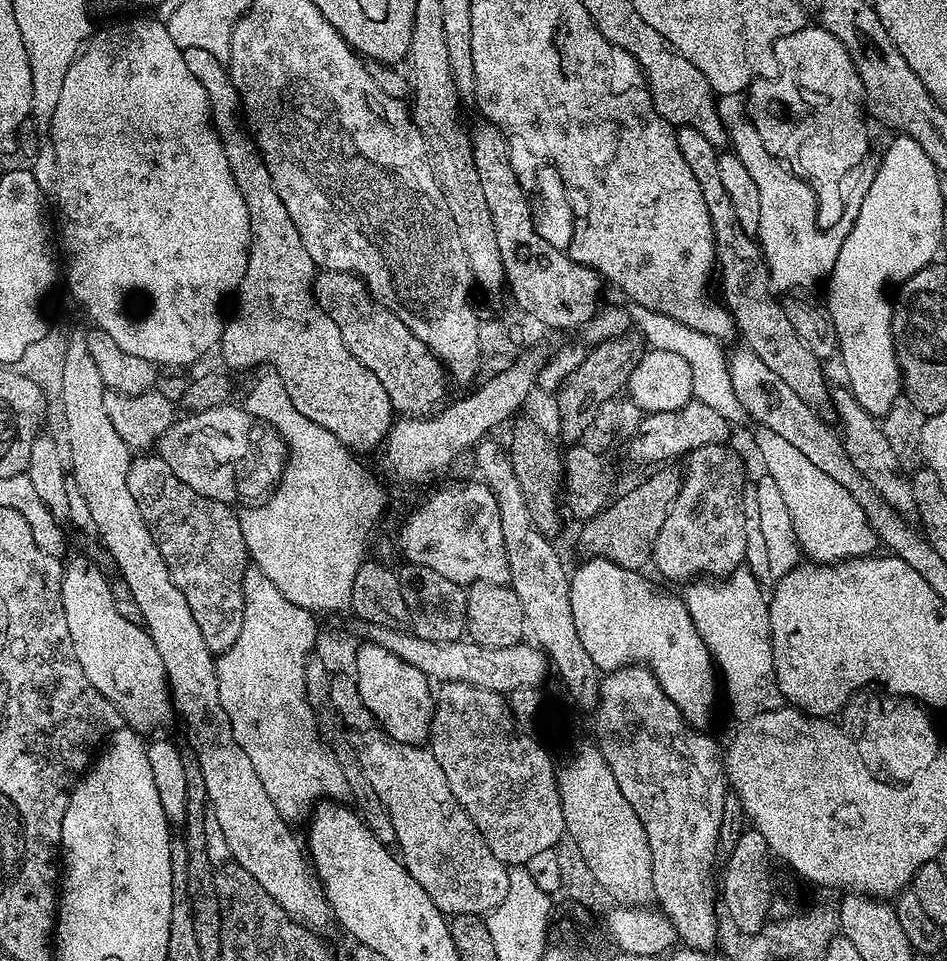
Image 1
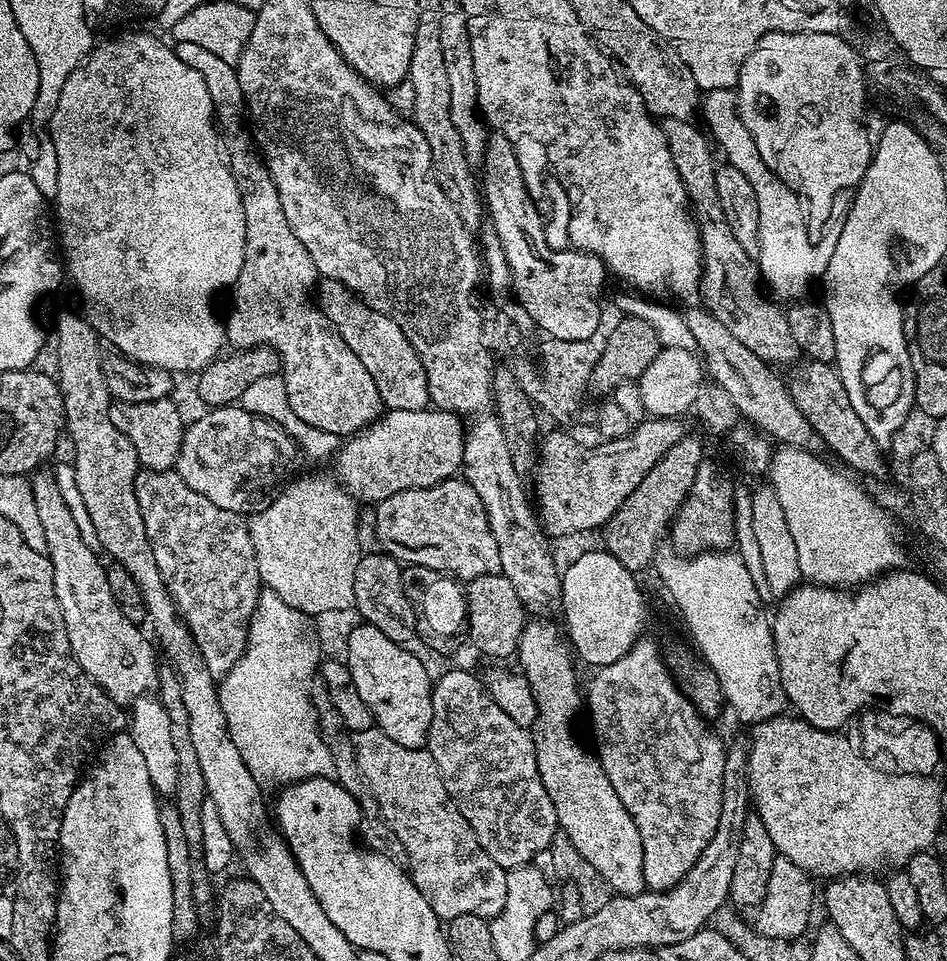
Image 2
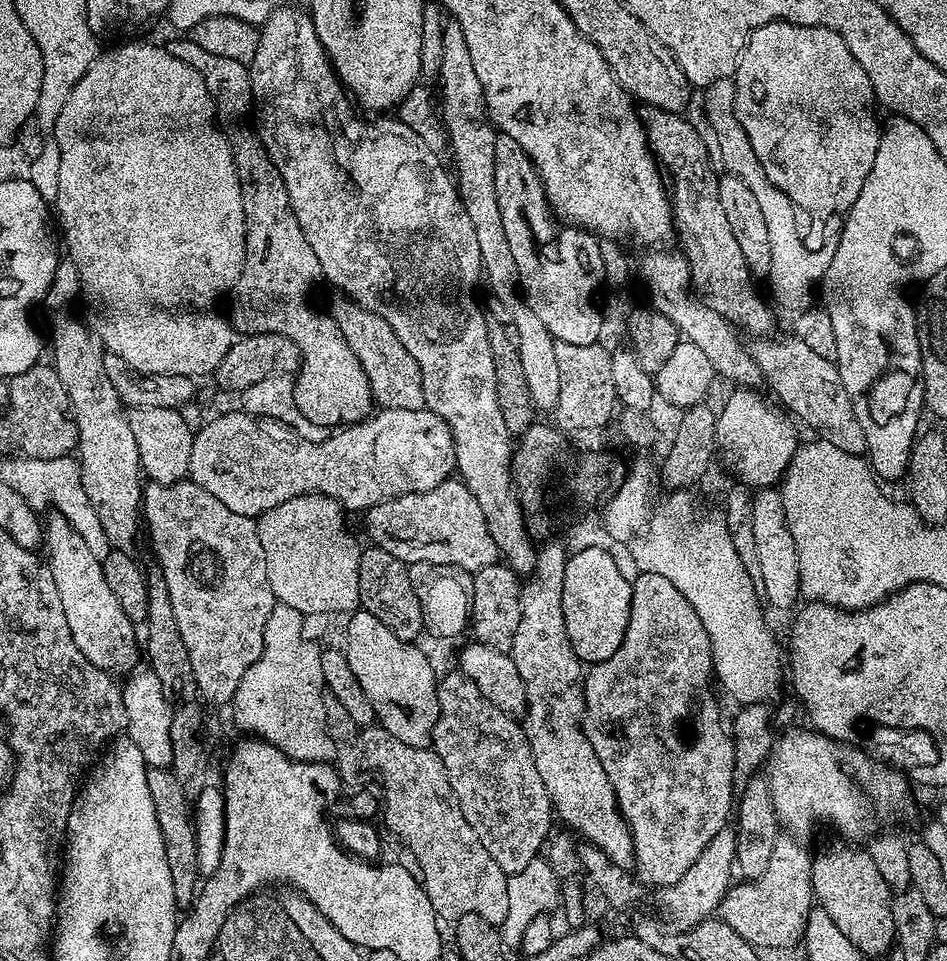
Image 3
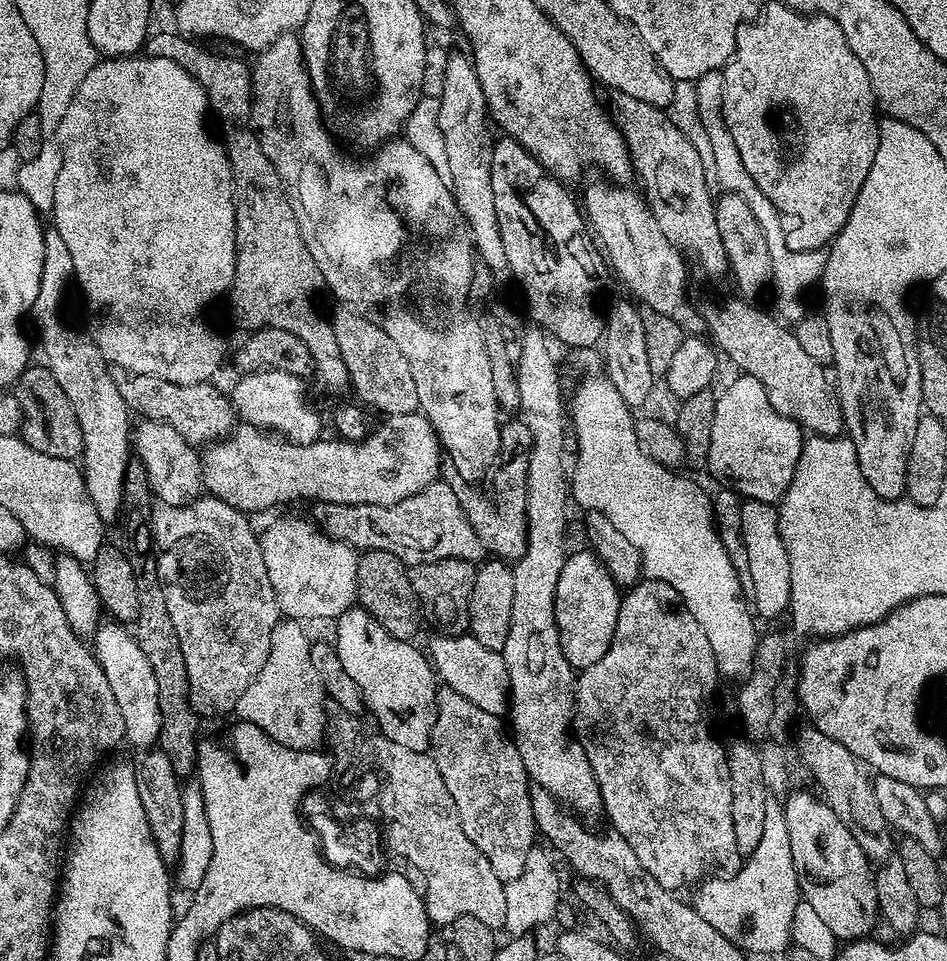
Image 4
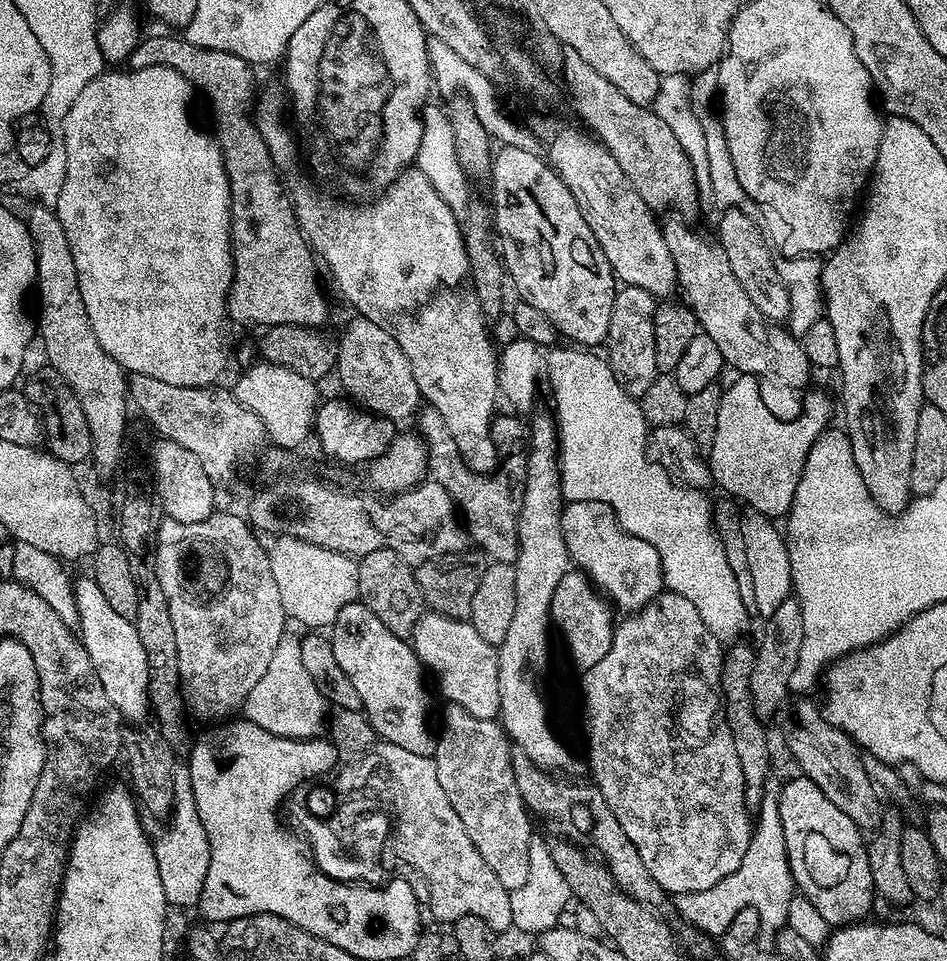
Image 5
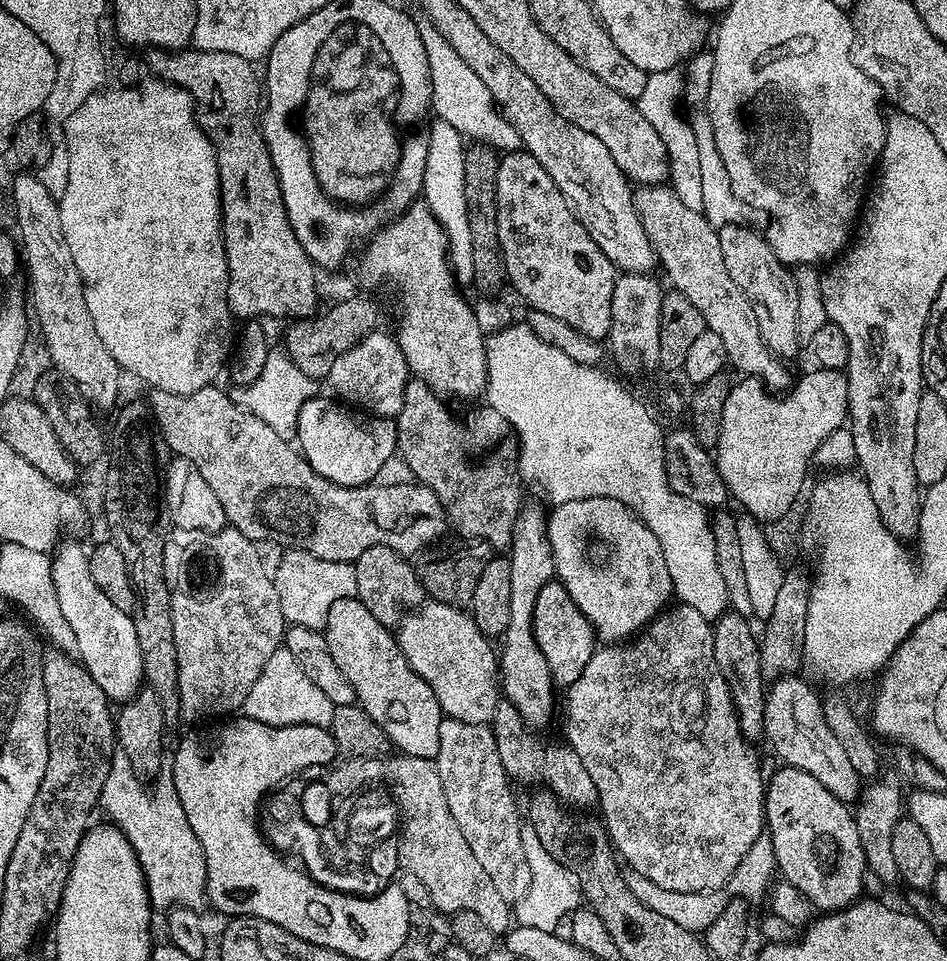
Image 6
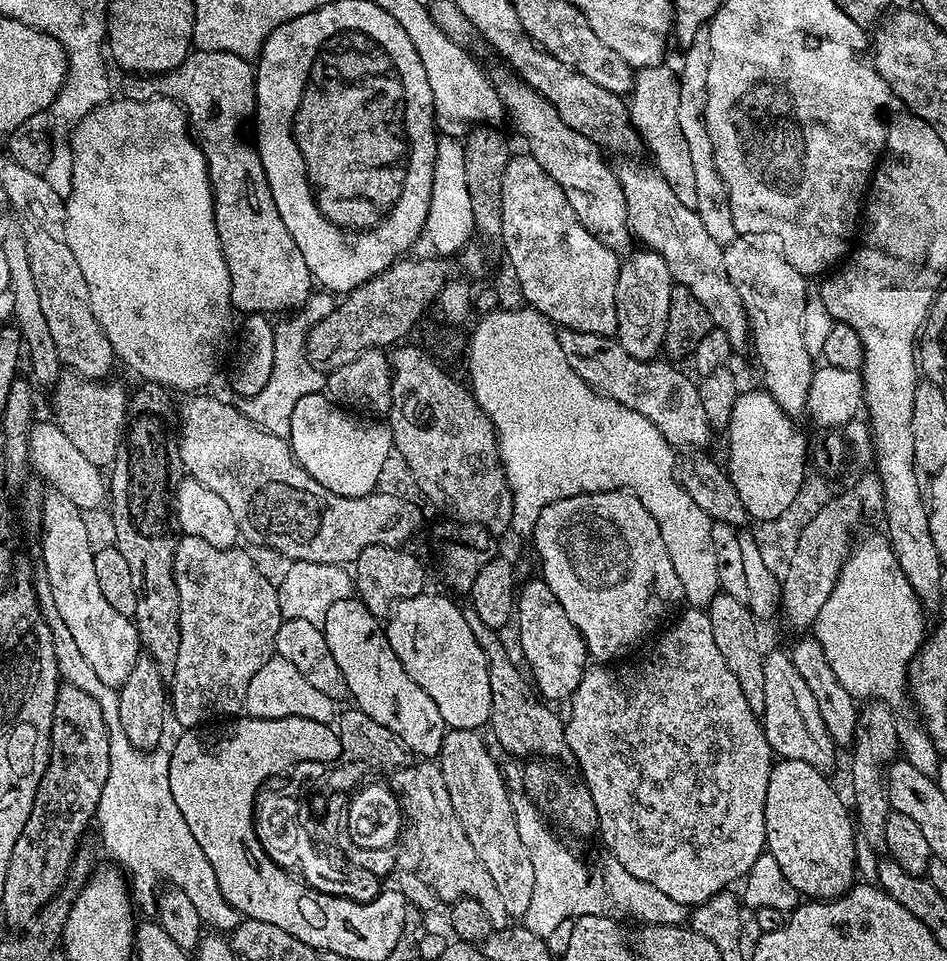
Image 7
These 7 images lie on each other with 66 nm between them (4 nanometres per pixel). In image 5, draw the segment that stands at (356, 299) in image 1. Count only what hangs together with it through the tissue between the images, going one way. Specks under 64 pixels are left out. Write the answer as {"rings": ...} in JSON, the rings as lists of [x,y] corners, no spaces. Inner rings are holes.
{"rings":[[[363,318],[355,319],[338,336],[334,372],[340,375],[341,386],[359,407],[375,415],[393,422],[408,420],[412,415],[413,419],[421,407],[422,397],[418,382],[414,382],[414,370],[410,370],[410,362],[406,354],[402,354],[402,346],[398,346],[382,326],[374,326],[374,322]]]}

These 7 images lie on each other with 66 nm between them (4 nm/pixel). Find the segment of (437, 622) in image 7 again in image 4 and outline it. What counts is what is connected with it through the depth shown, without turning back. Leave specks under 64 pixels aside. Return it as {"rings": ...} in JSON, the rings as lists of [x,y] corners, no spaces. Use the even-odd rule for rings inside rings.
{"rings":[[[436,634],[426,652],[437,677],[447,687],[462,694],[462,698],[470,698],[470,702],[474,702],[474,706],[481,710],[486,710],[486,714],[503,717],[509,711],[507,668],[501,653],[482,646],[482,642],[478,642],[470,634]]]}

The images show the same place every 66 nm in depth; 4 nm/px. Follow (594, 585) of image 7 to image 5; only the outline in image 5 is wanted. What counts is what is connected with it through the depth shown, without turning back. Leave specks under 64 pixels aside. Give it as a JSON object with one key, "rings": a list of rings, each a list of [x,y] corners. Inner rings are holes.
{"rings":[[[574,500],[565,503],[561,514],[561,532],[565,536],[569,561],[617,609],[620,607],[621,613],[631,614],[665,591],[660,559],[654,546],[621,526],[614,510],[606,502]]]}

